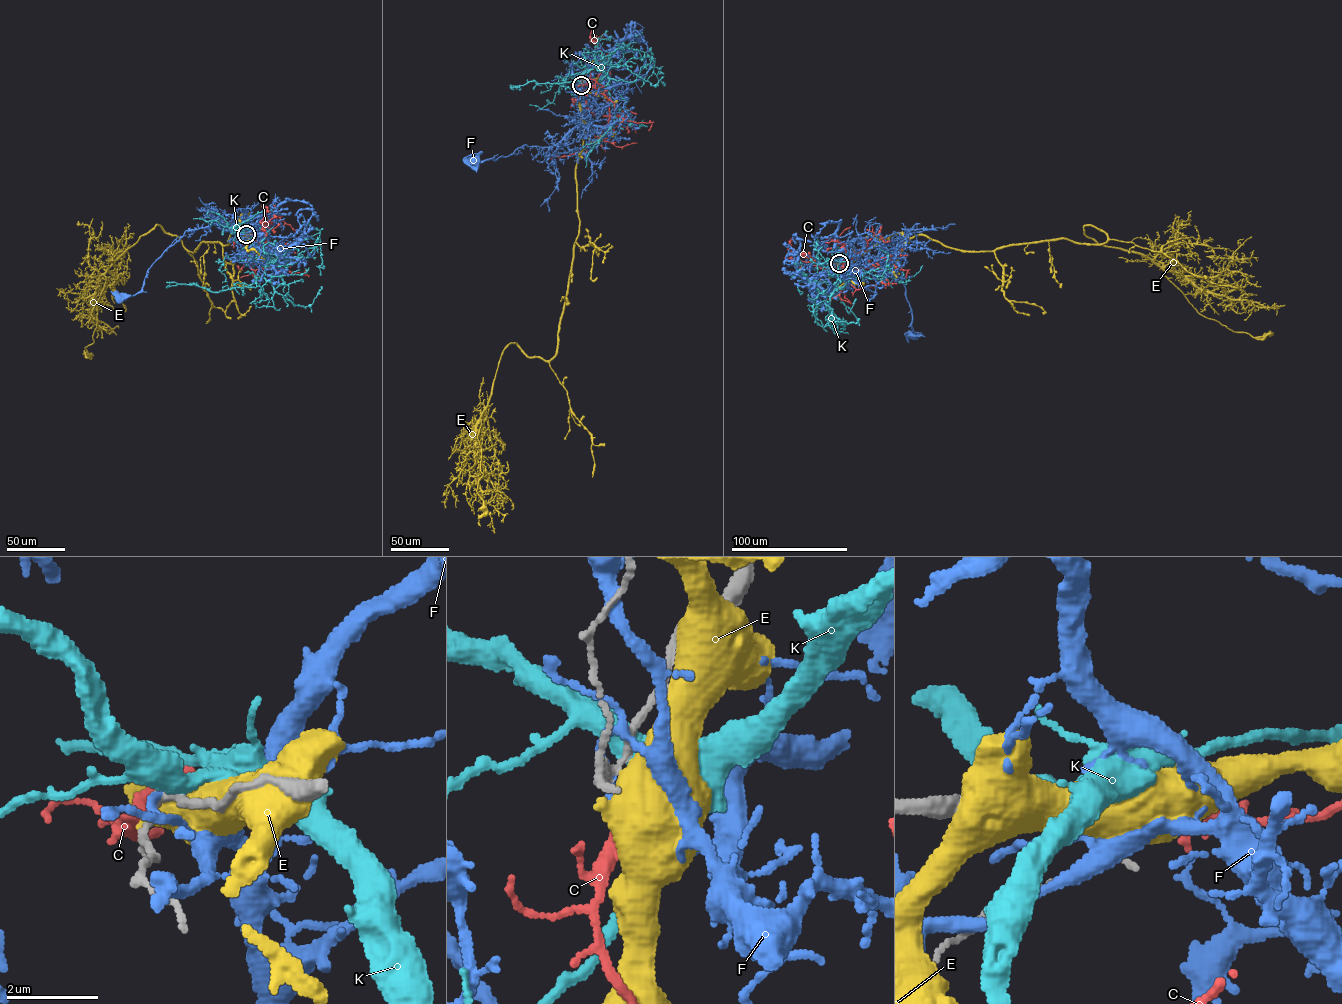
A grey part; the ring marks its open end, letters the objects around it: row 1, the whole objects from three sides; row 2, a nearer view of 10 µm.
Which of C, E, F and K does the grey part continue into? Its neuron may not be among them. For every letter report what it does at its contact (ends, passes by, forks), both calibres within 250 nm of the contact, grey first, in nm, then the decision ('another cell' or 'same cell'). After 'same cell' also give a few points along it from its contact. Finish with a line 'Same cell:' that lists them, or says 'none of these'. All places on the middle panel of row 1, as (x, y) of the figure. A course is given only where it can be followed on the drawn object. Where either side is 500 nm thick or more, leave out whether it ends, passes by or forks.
C: it ends there; 130 nm thick on the grey side, 480 nm on the other; same cell; it runs (582, 85), (585, 91), (597, 86), (608, 105), (607, 125), (595, 140), (574, 154), (548, 158)
E: 180 nm thick on the grey side, 800 nm on the other; another cell
F: it ends there; 180 nm thick on the grey side, 170 nm on the other; another cell
K: it passes by; 150 nm thick on the grey side, 440 nm on the other; another cell
Same cell: C

